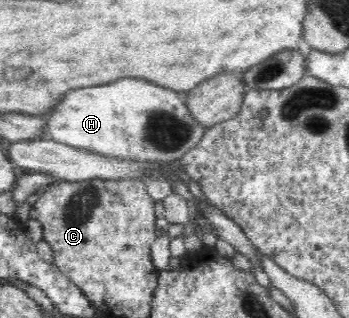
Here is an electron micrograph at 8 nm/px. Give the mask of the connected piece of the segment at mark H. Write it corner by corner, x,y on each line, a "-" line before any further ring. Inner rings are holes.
121,78
105,86
75,90
75,94
67,94
67,102
63,102
63,106
55,110
55,114
43,114
43,117
47,119
47,126
43,130
45,139
102,155
139,162
169,163
181,159
186,152
198,145
208,129
190,113
183,93
157,86
143,78

